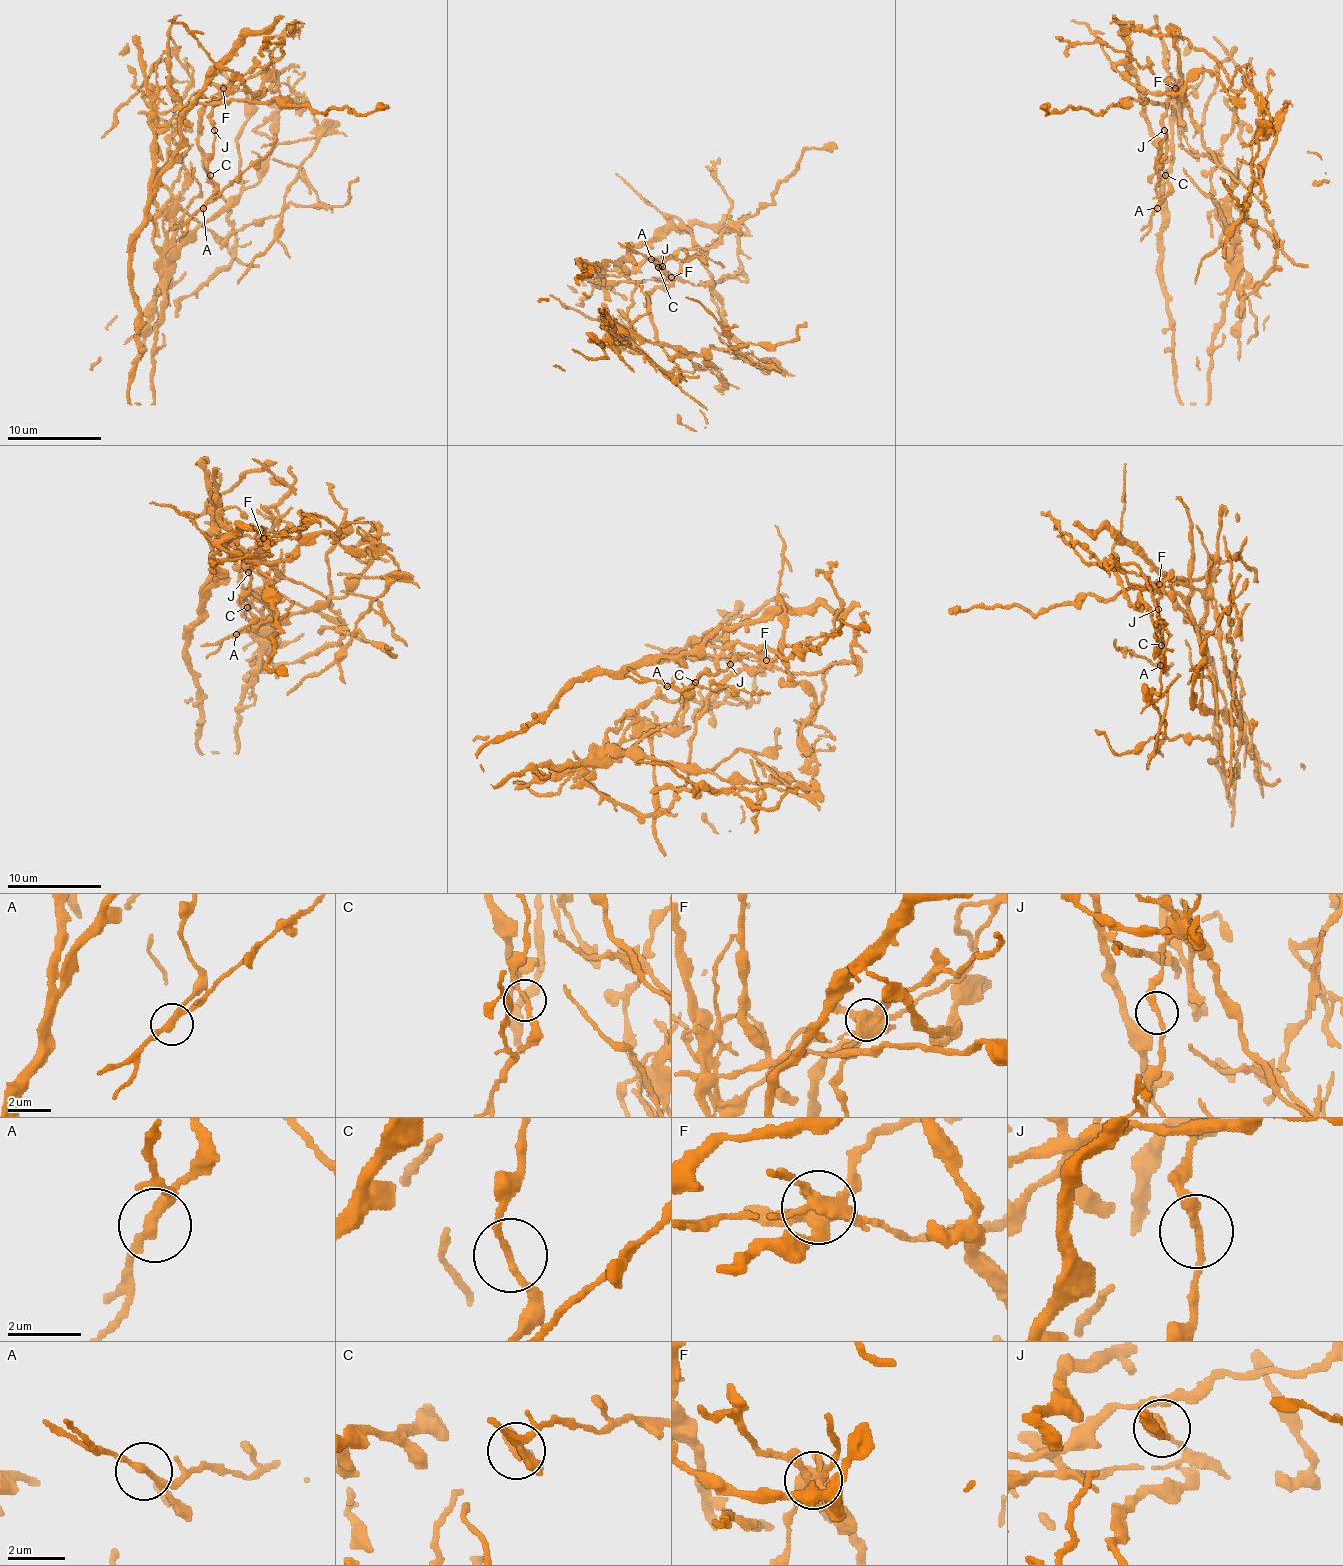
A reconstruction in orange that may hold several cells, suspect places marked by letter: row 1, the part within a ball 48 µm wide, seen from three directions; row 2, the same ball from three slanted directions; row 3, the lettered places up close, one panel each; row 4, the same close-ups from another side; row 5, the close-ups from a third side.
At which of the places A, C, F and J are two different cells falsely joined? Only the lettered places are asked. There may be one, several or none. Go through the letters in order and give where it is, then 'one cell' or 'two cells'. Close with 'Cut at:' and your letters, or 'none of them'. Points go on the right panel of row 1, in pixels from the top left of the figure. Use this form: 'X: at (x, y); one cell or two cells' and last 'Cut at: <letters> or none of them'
A: at (1157, 208); two cells
C: at (1165, 175); one cell
F: at (1175, 88); two cells
J: at (1164, 130); one cell
Cut at: A, F

